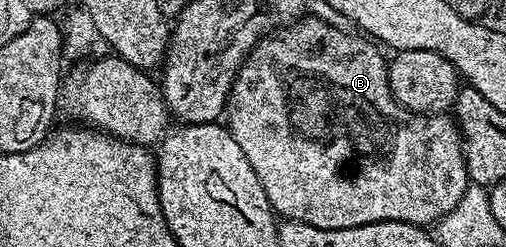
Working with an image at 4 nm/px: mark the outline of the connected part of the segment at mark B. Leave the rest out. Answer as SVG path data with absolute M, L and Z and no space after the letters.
M303 16L289 28L271 33L257 42L234 78L234 87L228 95L228 109L224 114L225 125L236 144L240 144L244 156L248 156L248 164L252 164L275 215L291 222L312 224L312 228L317 230L343 230L373 222L407 222L413 226L429 227L452 212L452 208L460 204L460 196L464 196L466 187L471 185L466 171L466 154L462 150L462 132L455 119L445 113L414 114L404 109L390 91L387 55L382 55L377 50L379 47L369 37L358 32L350 33L349 29L341 30L332 24L324 24L324 20L319 18Z

